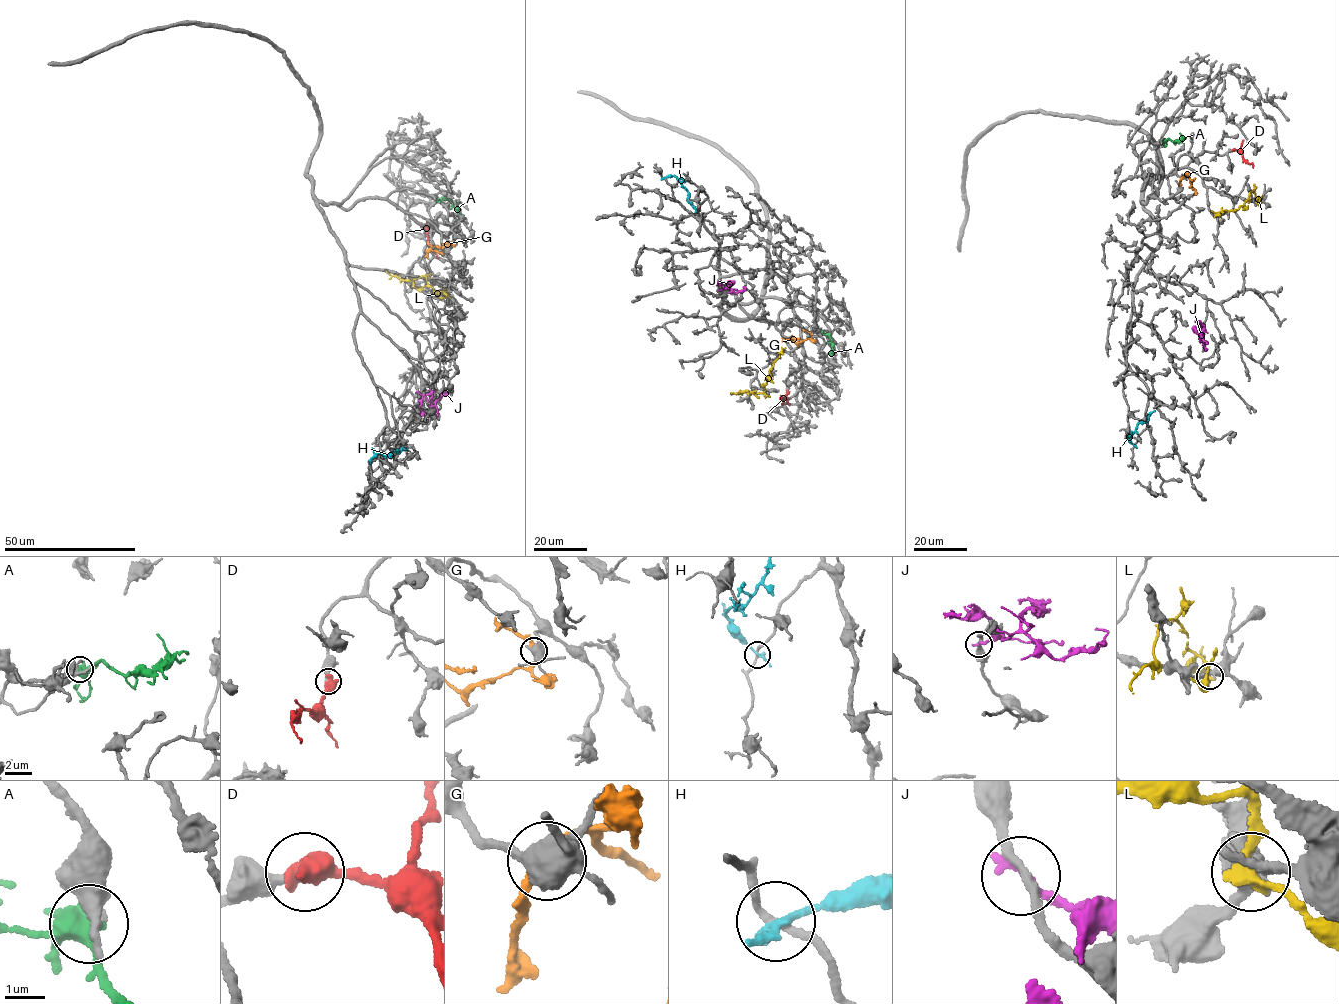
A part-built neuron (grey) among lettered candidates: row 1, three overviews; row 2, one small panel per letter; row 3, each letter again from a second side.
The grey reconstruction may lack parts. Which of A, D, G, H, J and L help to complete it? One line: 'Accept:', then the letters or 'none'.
Accept: D

